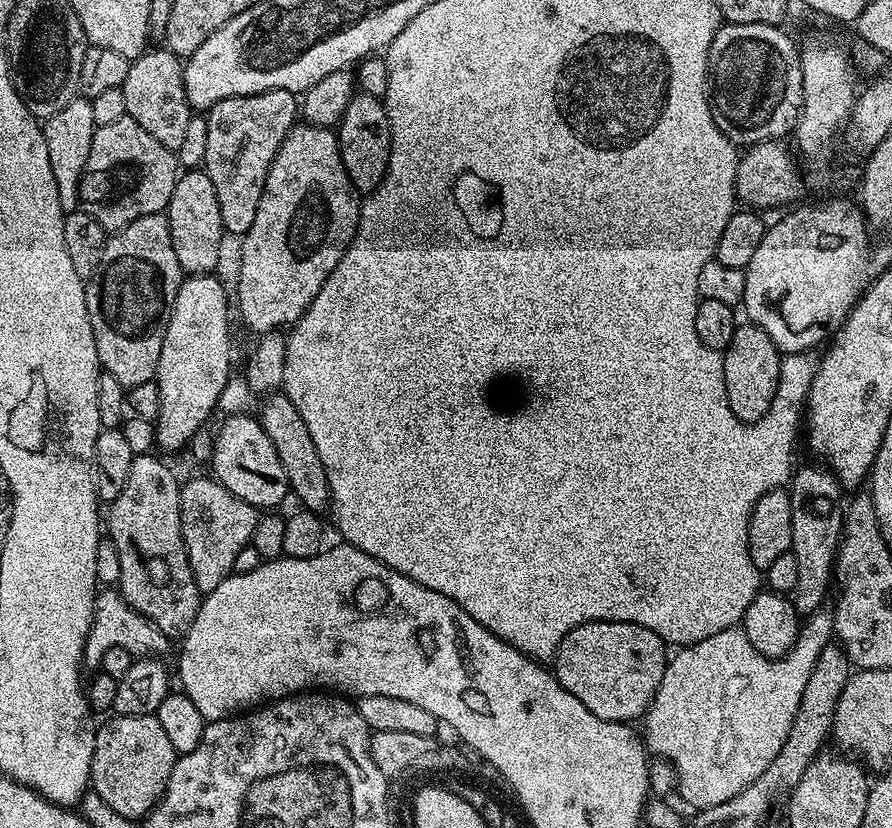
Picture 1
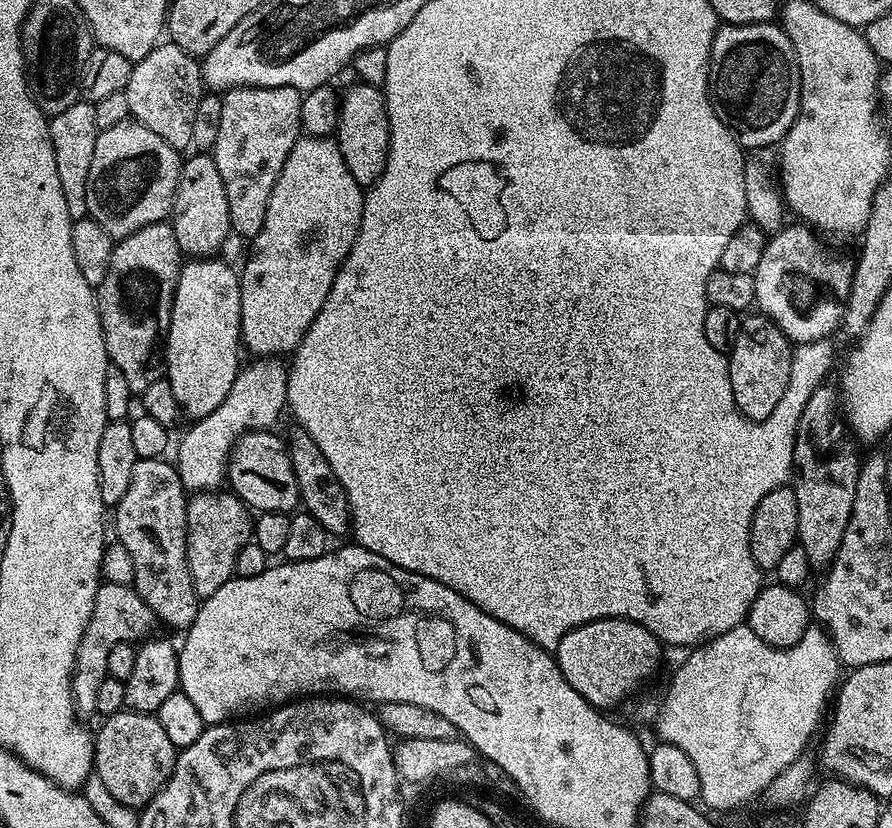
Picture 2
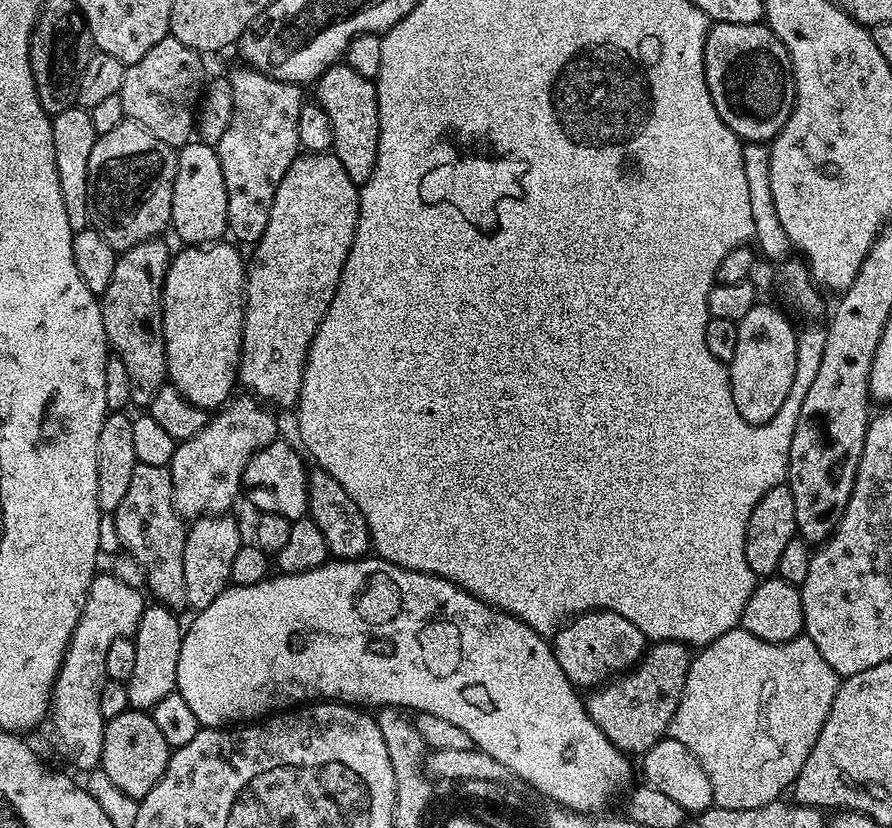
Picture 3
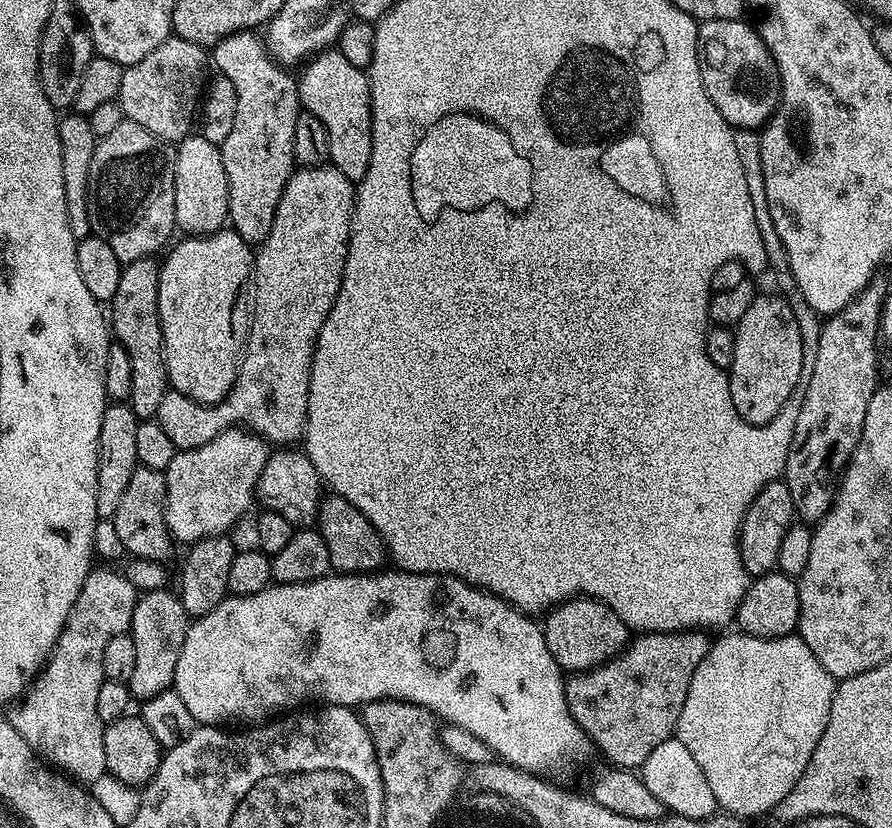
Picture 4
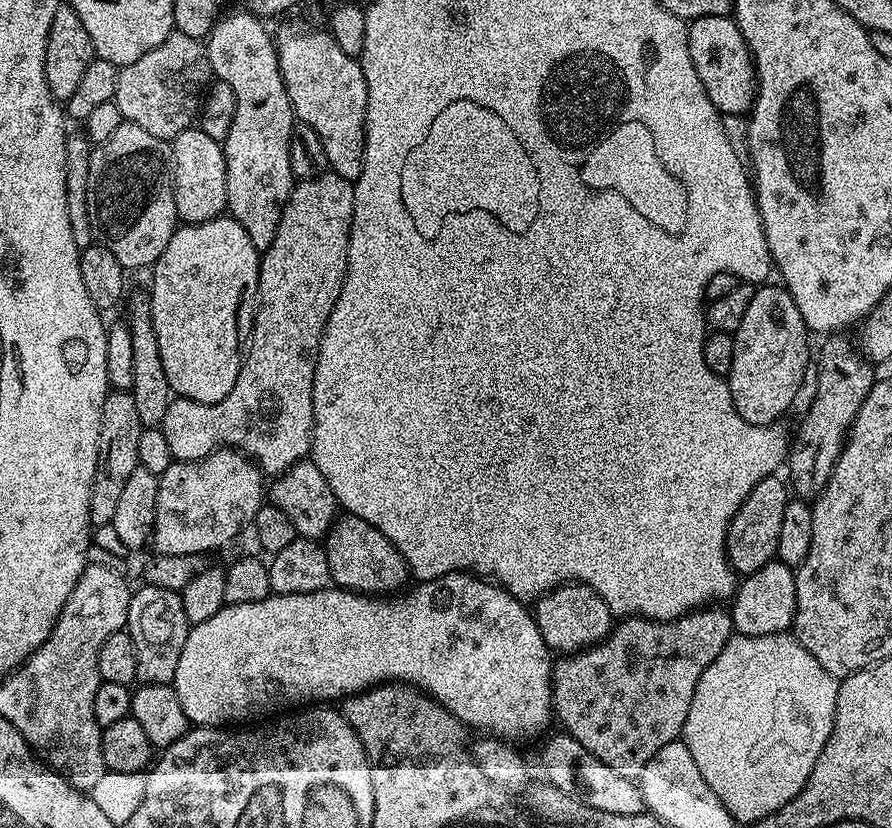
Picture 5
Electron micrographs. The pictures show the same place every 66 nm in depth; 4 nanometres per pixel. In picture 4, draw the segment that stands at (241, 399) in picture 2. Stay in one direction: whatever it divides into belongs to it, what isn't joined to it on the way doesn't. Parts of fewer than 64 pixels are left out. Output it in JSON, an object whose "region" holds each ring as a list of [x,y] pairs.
{"region":[[[239,426],[218,433],[202,446],[177,451],[174,462],[170,462],[170,466],[163,472],[166,482],[164,517],[173,541],[177,545],[191,546],[211,536],[223,536],[229,531],[227,528],[234,527],[247,514],[252,500],[254,504],[256,483],[269,455],[270,445],[267,440]]]}

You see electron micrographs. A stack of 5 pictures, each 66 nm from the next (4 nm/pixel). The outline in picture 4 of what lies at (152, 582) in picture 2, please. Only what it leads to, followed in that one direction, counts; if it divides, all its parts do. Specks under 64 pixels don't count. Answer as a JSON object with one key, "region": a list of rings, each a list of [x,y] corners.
{"region":[[[137,466],[134,474],[130,474],[130,482],[126,485],[126,494],[116,504],[116,511],[111,513],[112,528],[120,539],[120,544],[132,558],[141,560],[167,561],[167,556],[174,549],[174,541],[166,526],[164,503],[166,502],[166,482],[164,474],[158,470]]]}

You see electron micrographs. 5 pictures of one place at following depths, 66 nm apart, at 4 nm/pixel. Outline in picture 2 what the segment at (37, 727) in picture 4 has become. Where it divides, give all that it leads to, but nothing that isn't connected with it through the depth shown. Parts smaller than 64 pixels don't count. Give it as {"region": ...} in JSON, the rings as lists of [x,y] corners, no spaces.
{"region":[[[101,583],[94,598],[94,610],[90,614],[90,622],[80,639],[76,665],[72,671],[72,702],[77,713],[84,714],[90,708],[90,698],[95,697],[98,686],[102,686],[108,675],[106,654],[115,644],[135,645],[145,638],[151,637],[154,613],[146,602],[137,594],[131,584],[118,586],[117,584]]]}

